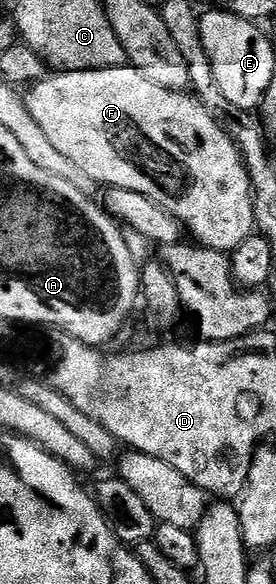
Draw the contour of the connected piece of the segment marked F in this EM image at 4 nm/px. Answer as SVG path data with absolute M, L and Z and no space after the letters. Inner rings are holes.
M123 66L90 69L86 72L52 74L31 85L29 92L32 93L27 93L26 103L34 122L38 122L38 126L42 126L42 134L46 134L46 138L50 138L54 150L58 150L58 154L66 154L66 158L70 158L70 162L74 162L74 166L78 166L84 171L85 177L97 176L108 188L125 188L134 190L138 194L146 194L146 198L158 202L158 206L162 206L174 218L178 218L184 225L187 235L201 248L213 248L219 252L231 254L256 232L252 182L246 162L240 153L240 147L233 142L232 135L224 129L224 125L216 120L216 116L205 106L204 101L191 91L158 86L158 82L150 82L150 78L146 78L146 74L142 74L136 68Z

